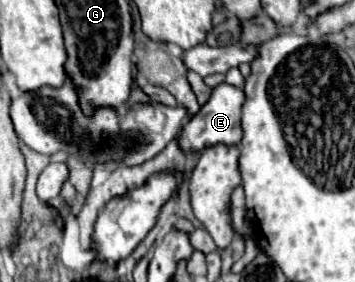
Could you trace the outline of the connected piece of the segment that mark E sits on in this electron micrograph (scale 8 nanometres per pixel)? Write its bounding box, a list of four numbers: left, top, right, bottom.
[179,83,245,151]

